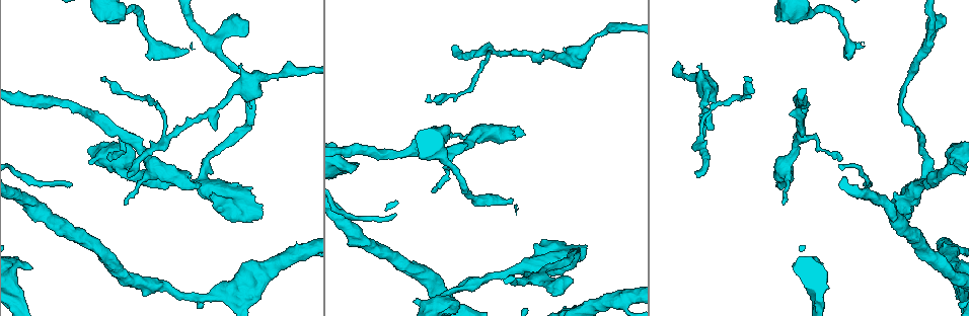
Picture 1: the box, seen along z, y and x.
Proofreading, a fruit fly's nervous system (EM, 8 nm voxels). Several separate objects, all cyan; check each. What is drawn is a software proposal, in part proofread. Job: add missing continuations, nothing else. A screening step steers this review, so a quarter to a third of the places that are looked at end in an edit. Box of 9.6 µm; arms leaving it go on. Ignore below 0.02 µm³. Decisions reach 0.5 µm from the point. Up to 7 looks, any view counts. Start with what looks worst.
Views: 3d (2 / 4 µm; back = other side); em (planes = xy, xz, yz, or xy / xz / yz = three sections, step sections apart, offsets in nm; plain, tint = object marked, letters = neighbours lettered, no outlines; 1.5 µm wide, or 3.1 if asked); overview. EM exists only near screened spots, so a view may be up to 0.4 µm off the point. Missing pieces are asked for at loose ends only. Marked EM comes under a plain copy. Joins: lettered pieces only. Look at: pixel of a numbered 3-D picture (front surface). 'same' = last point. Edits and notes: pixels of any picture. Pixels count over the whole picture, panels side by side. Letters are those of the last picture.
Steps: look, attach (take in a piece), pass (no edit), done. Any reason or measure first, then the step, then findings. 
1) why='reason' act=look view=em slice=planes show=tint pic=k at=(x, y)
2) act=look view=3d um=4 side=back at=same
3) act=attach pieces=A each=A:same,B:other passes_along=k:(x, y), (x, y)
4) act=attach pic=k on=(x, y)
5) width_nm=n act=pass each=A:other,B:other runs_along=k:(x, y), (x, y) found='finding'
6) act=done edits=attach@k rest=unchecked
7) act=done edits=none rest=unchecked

why='branch stops here' act=look view=3d um=4 pic=1 at=(128, 177)

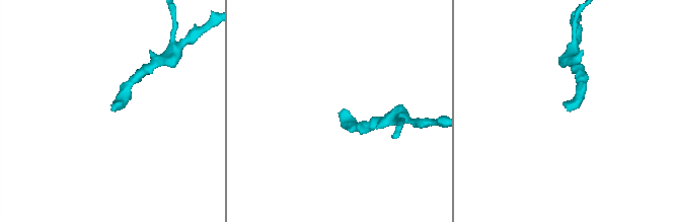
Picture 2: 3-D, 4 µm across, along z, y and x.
why='need the tissue' act=look view=em slice=planes show=letters pic=2 at=(568, 111)

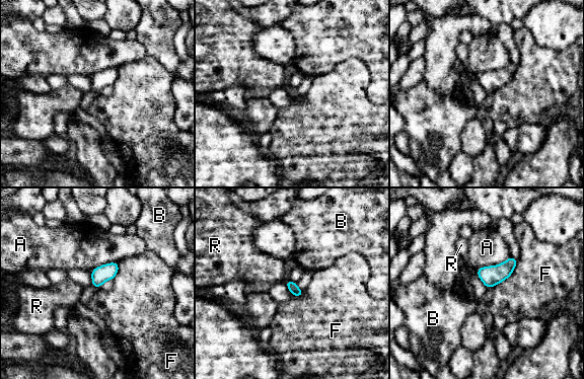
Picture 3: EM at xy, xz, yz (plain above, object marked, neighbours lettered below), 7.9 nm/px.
act=pass each=A:other,B:other,F:other,R:other border=3:(518, 259), (507, 278), (488, 289) found='no lettered piece goes on from it'

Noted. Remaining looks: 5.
why='long arm stops here' act=look view=em slice=yz step=4 show=tint pic=1 at=(512, 202)

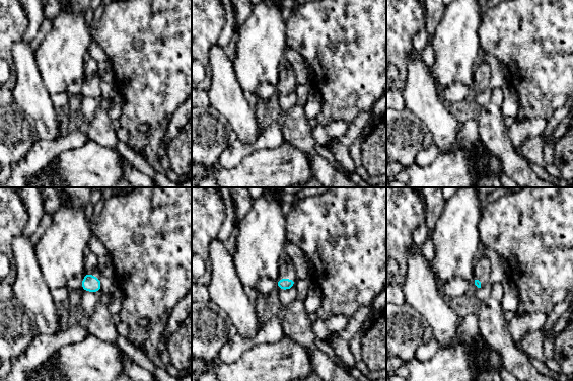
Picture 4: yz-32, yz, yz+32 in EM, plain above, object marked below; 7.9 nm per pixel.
why='another direction' act=look view=em slice=planes show=letters at=same

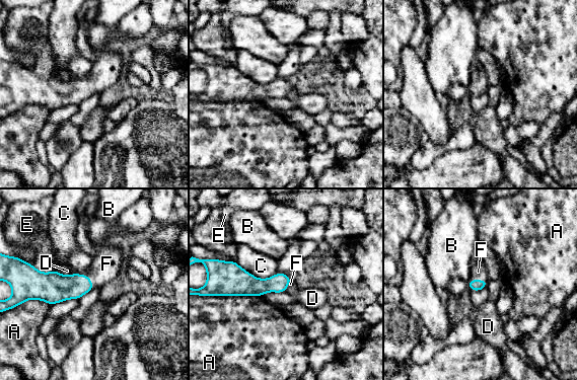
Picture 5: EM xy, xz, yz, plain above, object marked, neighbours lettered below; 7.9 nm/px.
act=attach pieces=F each=A:other,B:other,C:other,D:other,E:other,F:same found='it goes on there'

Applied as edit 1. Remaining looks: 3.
why='an open end' act=look view=3d um=2 pic=1 at=(435, 188)

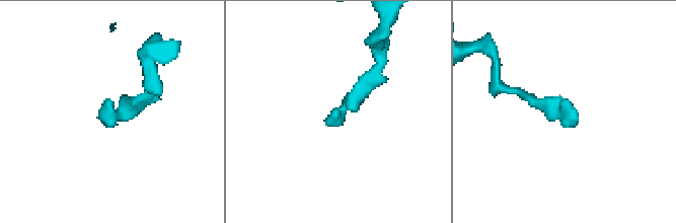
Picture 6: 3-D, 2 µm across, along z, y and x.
act=look view=em slice=yz step=4 show=letters pic=6 at=(568, 99)

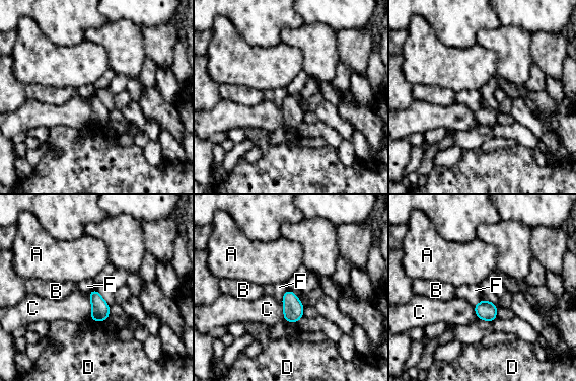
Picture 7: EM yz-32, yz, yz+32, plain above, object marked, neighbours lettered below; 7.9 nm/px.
act=look view=em slice=planes show=letters at=same

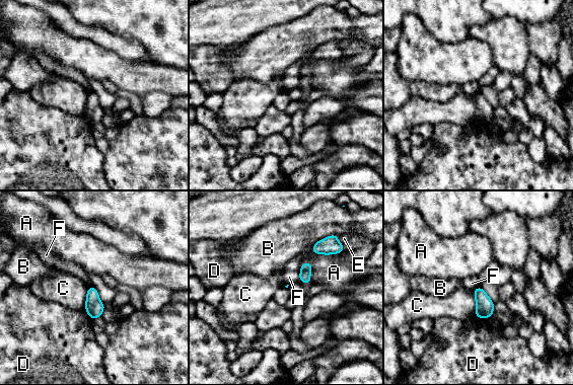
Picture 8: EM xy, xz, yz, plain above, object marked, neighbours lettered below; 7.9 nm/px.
width_nm=80 act=pass each=A:other,B:other,C:other,D:other,E:other,F:other found='no lettered piece goes on from it'

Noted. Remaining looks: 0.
act=done edits=attach@5 rest=unchecked

